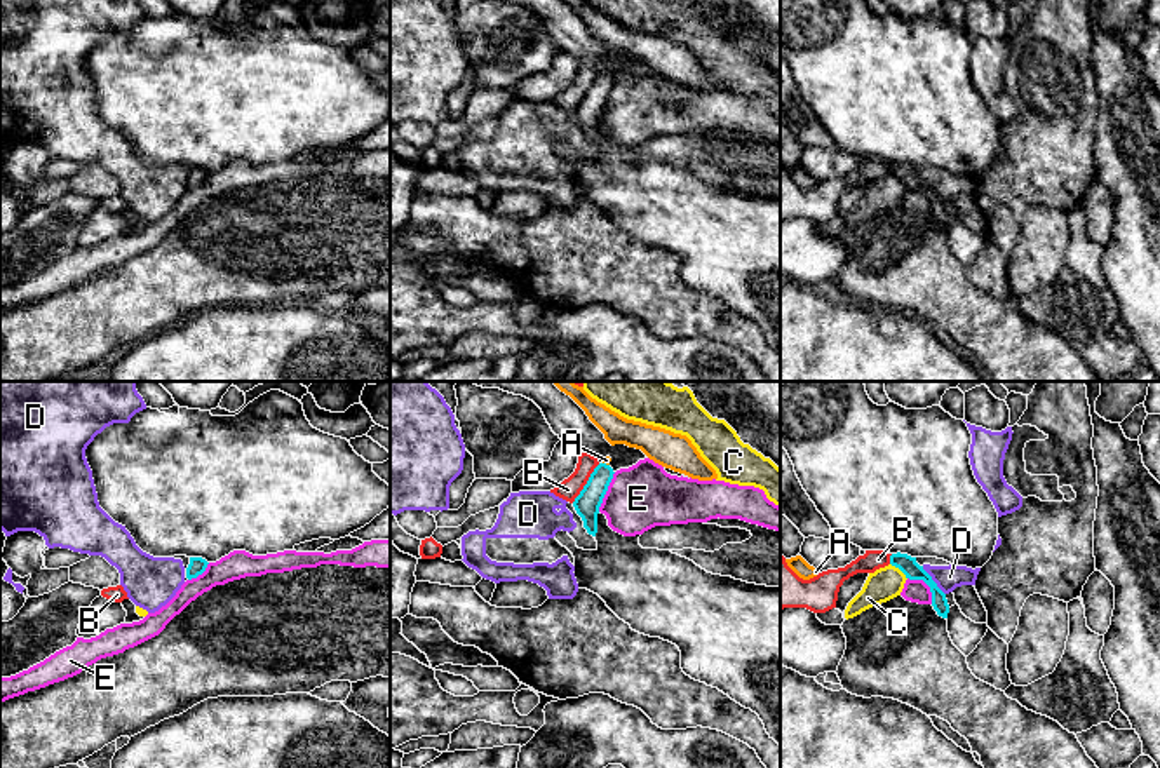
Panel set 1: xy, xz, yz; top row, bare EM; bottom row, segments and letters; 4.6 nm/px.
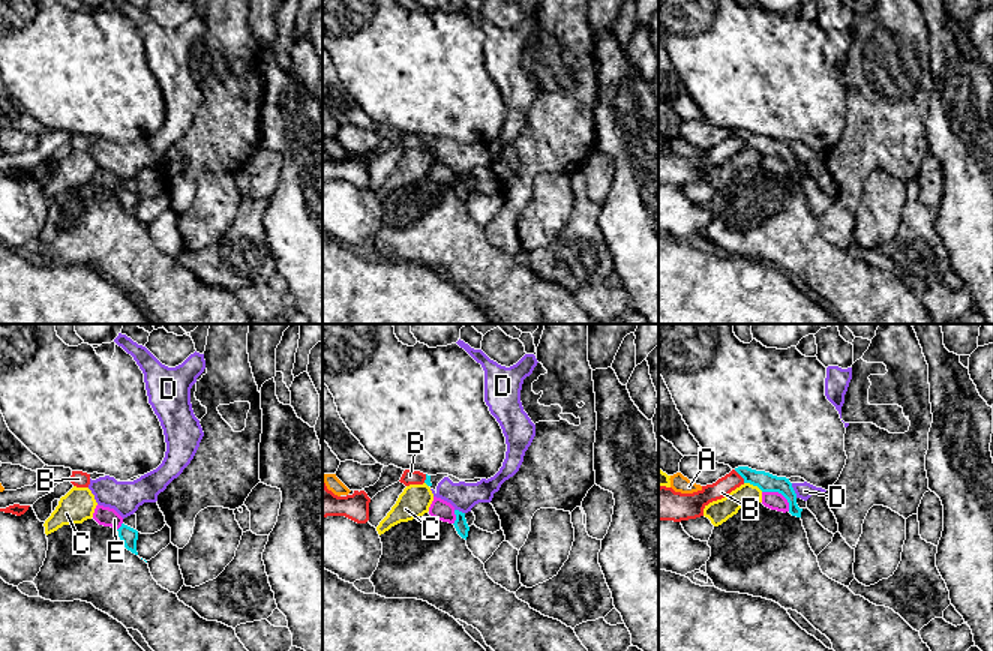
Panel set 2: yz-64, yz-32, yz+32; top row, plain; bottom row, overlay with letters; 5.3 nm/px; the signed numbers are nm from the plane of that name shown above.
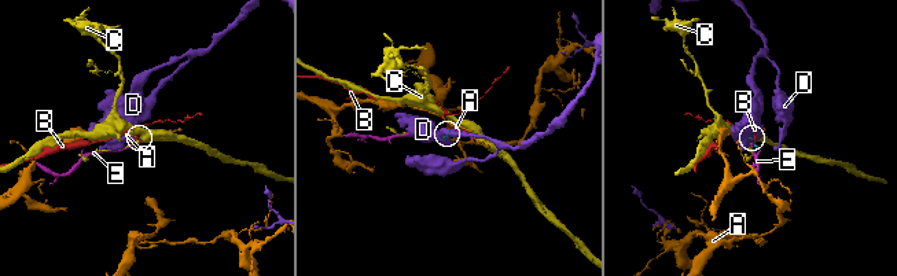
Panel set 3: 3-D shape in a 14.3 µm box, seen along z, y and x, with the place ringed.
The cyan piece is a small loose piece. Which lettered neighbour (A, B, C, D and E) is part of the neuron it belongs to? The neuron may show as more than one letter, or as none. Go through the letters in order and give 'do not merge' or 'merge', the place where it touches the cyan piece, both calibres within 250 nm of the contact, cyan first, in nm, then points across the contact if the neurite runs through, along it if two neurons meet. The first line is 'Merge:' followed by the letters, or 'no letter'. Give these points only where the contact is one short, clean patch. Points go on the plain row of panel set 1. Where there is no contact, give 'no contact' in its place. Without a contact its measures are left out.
Merge: A
A: merge; contact xz (605, 74); calibres 120 and 30 nm; way xz (587, 114), (605, 74), (606, 70)
B: do not merge; contact xz (587, 93); calibres 120 and 100 nm; border xz (600, 74), (572, 112)
C: do not merge; contact yz (899, 178); calibres 90 and 150 nm; border yz (890, 173), (906, 188)
D: do not merge; contact yz (932, 190); calibres 90 and 110 nm; border yz (922, 176), (944, 204)
E: do not merge; contact xz (606, 100); calibres 120 and 300 nm

